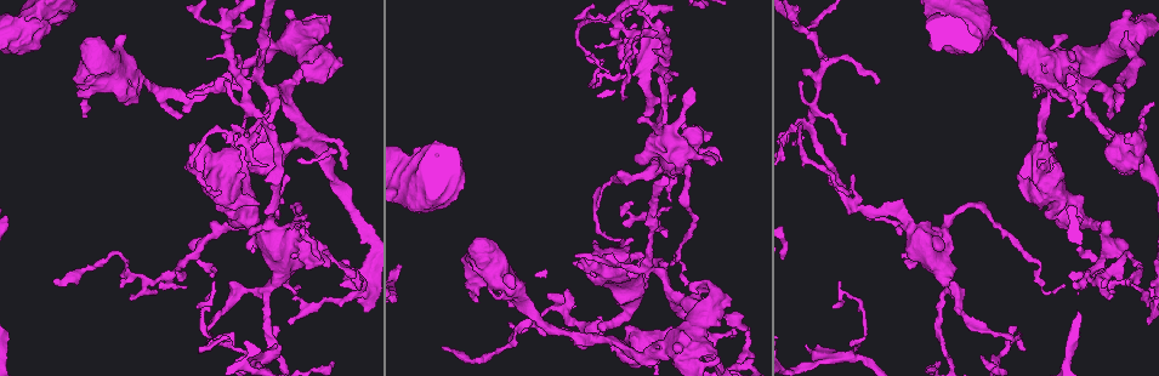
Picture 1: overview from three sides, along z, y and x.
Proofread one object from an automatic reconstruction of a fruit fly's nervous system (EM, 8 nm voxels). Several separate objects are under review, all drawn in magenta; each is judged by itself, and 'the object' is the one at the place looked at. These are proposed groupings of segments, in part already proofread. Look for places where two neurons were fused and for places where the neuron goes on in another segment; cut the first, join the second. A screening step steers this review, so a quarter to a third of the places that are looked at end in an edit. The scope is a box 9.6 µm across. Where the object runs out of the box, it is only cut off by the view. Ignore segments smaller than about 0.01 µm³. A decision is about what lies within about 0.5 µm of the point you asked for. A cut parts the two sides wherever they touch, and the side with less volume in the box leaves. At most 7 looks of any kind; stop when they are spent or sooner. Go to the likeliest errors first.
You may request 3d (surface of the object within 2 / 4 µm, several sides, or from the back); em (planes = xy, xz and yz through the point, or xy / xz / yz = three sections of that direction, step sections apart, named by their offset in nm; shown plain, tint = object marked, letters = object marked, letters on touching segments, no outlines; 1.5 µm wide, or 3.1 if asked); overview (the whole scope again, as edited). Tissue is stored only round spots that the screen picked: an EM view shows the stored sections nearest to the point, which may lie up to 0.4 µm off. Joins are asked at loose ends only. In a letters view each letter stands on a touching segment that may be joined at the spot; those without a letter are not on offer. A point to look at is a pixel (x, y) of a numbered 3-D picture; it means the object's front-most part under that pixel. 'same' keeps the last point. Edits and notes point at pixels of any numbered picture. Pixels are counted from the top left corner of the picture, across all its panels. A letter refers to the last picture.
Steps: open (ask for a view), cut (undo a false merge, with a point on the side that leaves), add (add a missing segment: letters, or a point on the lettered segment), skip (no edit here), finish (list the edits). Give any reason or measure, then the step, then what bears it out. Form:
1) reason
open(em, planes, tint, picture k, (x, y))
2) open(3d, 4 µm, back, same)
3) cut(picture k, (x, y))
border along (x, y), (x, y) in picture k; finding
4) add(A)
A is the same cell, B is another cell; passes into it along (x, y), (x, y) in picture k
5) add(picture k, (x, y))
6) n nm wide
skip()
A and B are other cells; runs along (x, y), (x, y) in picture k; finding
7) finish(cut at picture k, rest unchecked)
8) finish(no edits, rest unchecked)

an open end
open(3d, 2 µm, back, picture 1, (219, 193))

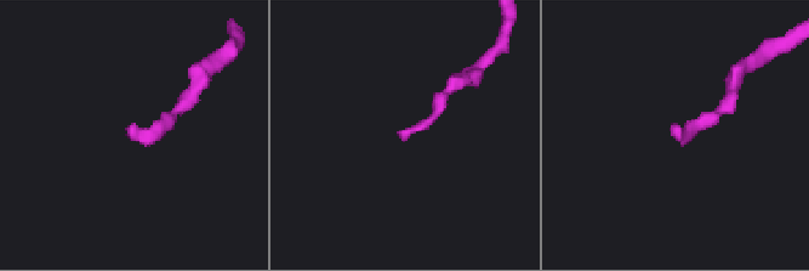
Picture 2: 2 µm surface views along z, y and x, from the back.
open(em, xy, step 4, tint, picture 2, (402, 139))

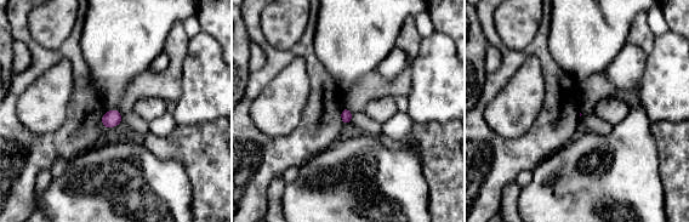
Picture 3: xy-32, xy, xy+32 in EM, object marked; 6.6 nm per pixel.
another direction
open(em, planes, letters, same)

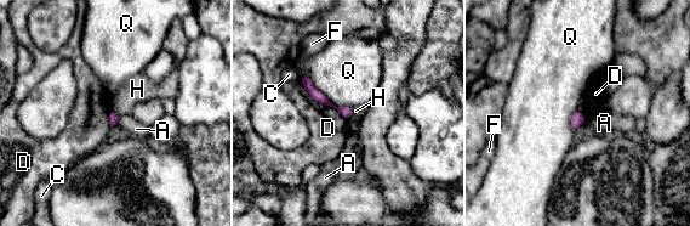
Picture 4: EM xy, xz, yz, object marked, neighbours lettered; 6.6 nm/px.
80 nm wide
skip()
A, C, D, F, H and Q are other cells; border along (120, 117), (118, 123) in picture 4; none of them fits

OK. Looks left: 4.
branch point
open(3d, 4 µm, picture 1, (660, 32))

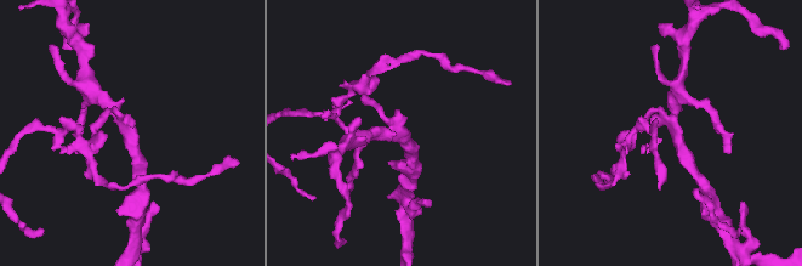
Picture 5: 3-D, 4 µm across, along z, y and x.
3 arms
open(em, planes, letters, picture 5, (123, 129))

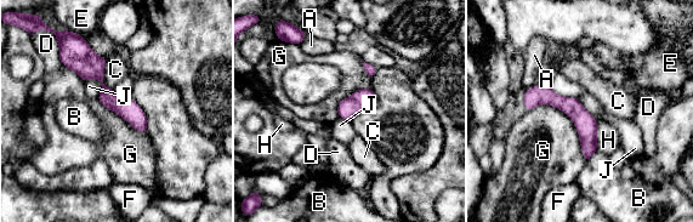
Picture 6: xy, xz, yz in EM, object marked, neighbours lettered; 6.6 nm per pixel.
skip()
A, B, C, D, E, F, G, H and J are other cells; all the same neuron

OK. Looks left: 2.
finish(no edits, rest unchecked)

